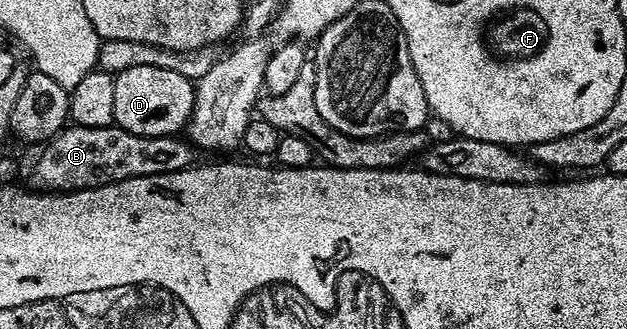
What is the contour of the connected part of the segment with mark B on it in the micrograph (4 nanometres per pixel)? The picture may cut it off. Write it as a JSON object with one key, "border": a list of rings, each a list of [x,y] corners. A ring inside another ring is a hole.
{"border":[[[66,126],[57,132],[40,148],[41,156],[33,167],[34,188],[45,193],[64,193],[78,191],[84,187],[102,187],[108,183],[127,181],[131,177],[151,177],[159,173],[175,173],[194,166],[195,148],[188,138],[177,135],[160,135],[159,137],[143,137],[135,133],[127,133],[127,129],[112,127],[79,127]]]}

